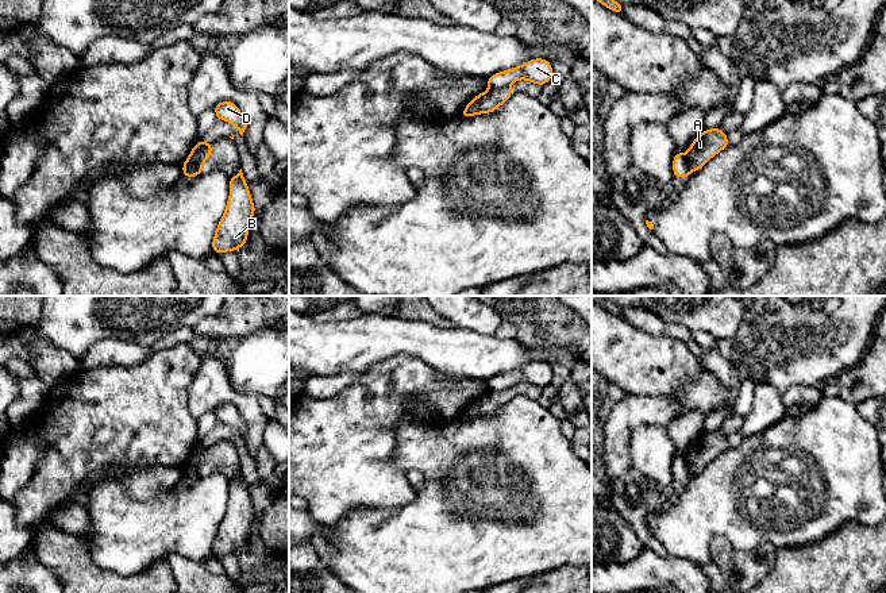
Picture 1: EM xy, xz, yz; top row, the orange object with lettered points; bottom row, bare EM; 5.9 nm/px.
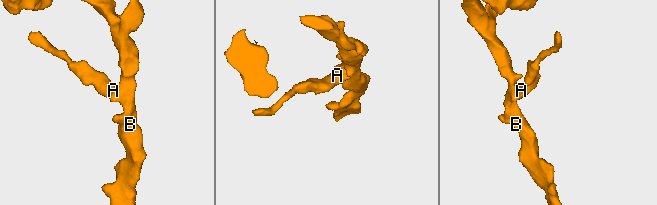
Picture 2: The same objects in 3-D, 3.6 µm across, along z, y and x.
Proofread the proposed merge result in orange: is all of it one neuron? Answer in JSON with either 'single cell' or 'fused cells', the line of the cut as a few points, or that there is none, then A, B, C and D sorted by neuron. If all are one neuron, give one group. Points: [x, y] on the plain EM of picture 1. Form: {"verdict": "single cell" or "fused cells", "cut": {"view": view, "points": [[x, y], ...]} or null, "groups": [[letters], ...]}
{"verdict": "fused cells", "cut": {"view": "xy", "points": [[211, 447], [196, 462], [196, 473], [199, 476]]}, "groups": [["A"], ["B", "C", "D"]]}

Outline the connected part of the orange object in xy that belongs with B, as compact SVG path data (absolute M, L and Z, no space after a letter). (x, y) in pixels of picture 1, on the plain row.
M240 471L236 478L230 480L230 500L215 534L212 555L236 554L244 548L254 516L255 508Z

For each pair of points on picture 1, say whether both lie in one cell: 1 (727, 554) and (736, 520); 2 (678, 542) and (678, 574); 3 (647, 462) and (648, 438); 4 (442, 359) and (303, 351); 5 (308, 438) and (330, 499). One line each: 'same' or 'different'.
1: different
2: different
3: same
4: same
5: same

